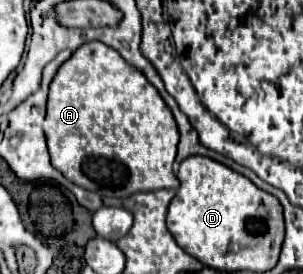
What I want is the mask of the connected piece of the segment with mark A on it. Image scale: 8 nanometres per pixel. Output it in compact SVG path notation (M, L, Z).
M102 42L82 44L58 68L50 84L44 132L52 166L60 170L70 182L86 190L94 190L100 196L128 198L136 192L178 188L178 178L172 170L178 146L178 128L170 108L138 68L124 62L124 58L114 48L108 48Z

